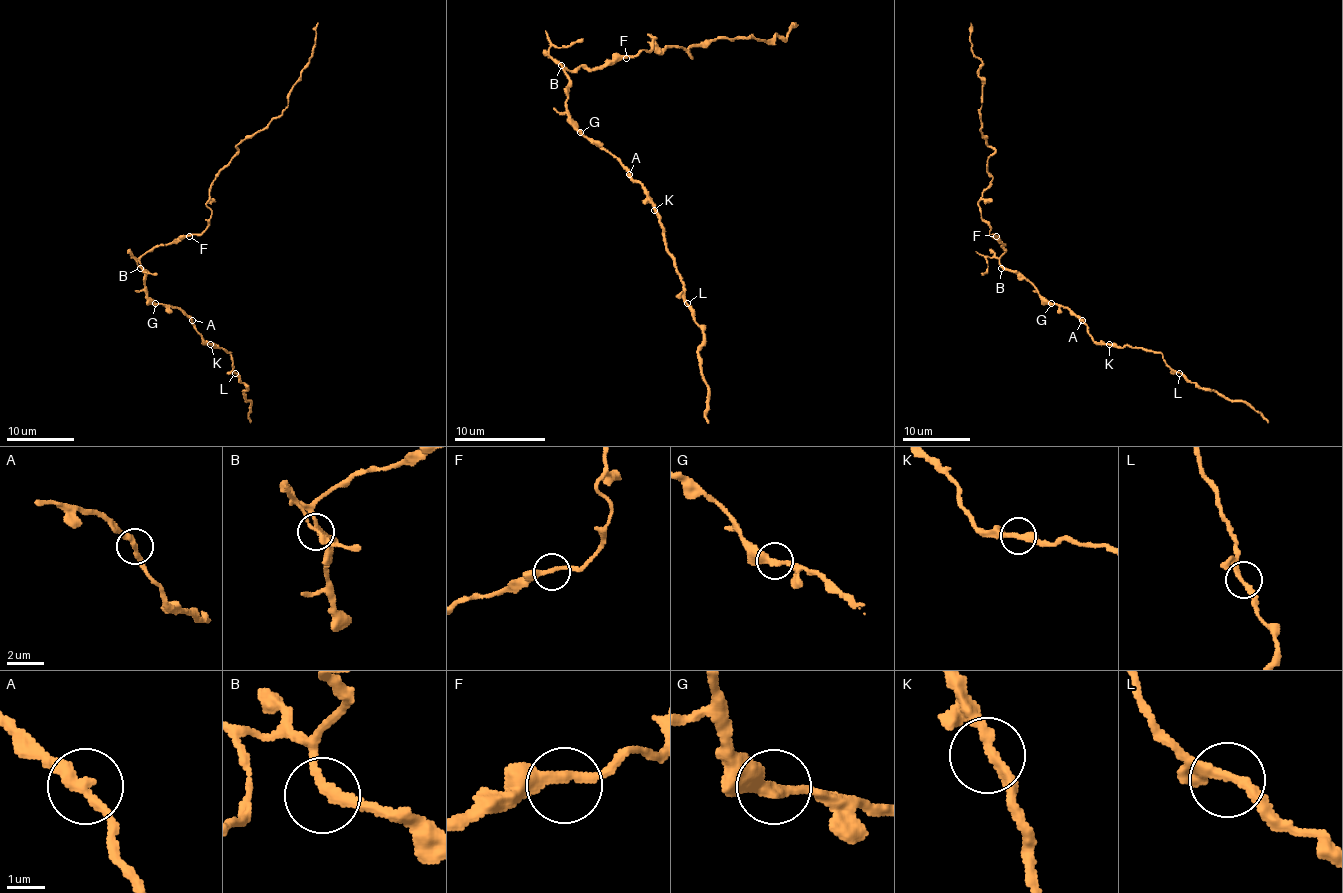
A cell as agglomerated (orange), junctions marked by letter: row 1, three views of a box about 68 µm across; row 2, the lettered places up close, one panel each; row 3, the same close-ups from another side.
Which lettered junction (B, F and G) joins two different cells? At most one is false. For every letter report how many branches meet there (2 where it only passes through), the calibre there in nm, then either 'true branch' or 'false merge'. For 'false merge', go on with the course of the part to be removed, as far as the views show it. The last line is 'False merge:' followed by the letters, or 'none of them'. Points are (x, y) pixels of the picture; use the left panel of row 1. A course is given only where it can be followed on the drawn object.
B: 2 | 200 nm | true branch
F: 2 | 280 nm | true branch
G: 2 | 320 nm | true branch
False merge: none of them

